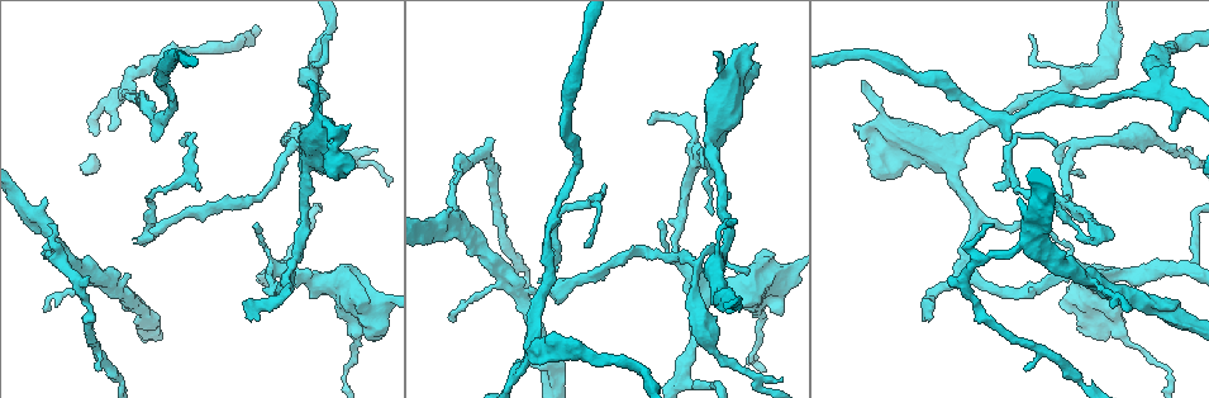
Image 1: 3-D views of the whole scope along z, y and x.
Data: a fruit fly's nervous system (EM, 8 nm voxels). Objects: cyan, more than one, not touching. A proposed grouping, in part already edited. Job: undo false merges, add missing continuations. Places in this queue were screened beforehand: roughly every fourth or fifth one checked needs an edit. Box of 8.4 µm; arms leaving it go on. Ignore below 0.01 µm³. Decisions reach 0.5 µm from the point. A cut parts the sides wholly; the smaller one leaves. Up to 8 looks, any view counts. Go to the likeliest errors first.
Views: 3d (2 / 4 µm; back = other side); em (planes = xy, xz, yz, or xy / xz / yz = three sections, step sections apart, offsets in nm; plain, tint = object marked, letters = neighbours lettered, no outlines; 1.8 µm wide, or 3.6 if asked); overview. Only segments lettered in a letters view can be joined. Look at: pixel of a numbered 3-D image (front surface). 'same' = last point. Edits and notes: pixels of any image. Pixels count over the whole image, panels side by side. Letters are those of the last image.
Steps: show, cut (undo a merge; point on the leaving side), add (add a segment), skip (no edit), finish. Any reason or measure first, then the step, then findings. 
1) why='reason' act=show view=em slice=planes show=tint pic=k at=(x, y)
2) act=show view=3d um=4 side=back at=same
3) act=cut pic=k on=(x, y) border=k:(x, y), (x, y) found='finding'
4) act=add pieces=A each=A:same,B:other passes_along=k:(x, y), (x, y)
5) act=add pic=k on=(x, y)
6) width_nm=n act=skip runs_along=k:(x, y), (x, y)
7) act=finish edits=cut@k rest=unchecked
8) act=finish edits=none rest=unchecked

why='free end' act=show view=em slice=planes show=letters pic=1 at=(655, 120)

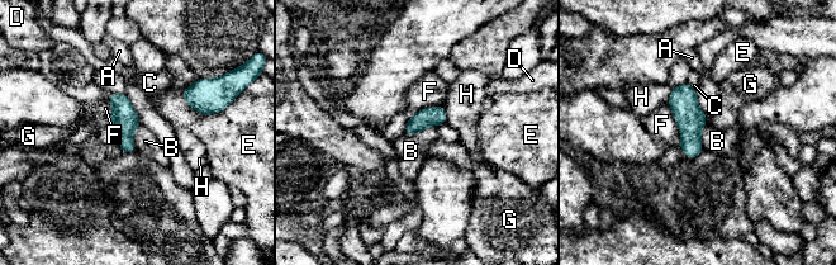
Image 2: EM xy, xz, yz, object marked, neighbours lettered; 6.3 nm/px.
width_nm=120 act=skip each=A:other,B:other,C:other,D:other,E:other,F:other,G:other,H:other border=2:(436, 124), (405, 136) found='no lettered segment goes on from it'

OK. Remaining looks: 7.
why='sudden change in width' act=show view=3d um=2 pic=1 at=(698, 265)

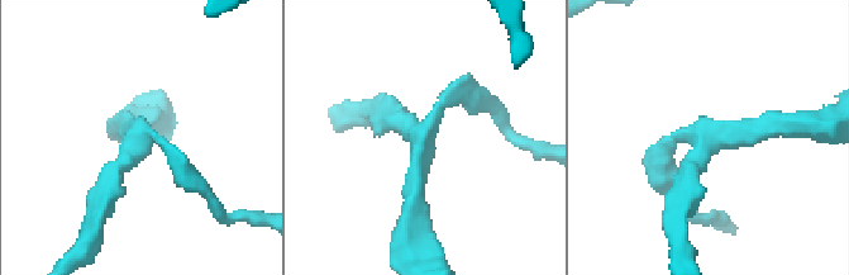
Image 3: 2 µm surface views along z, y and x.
arms=3 act=show view=em slice=planes show=letters pic=3 at=(419, 143)

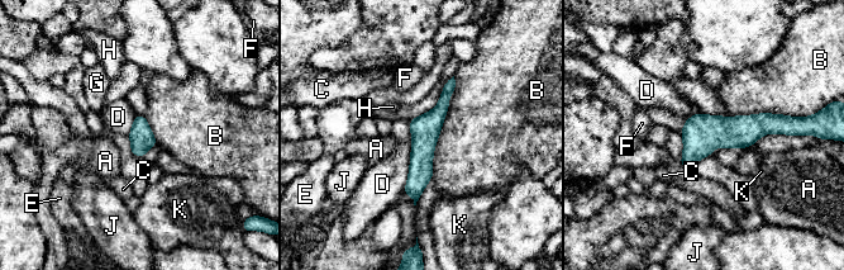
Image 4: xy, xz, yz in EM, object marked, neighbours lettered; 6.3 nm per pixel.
width_nm=150 longest_contact=B:650nm act=skip each=A:other,B:other,C:other,D:other,E:other,F:other,G:other,H:other,J:other,K:other found='continuous, no second cell'

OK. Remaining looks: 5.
why='four or more arms meet' act=show view=em um=3.6 slice=planes show=plain pic=1 at=(732, 79)

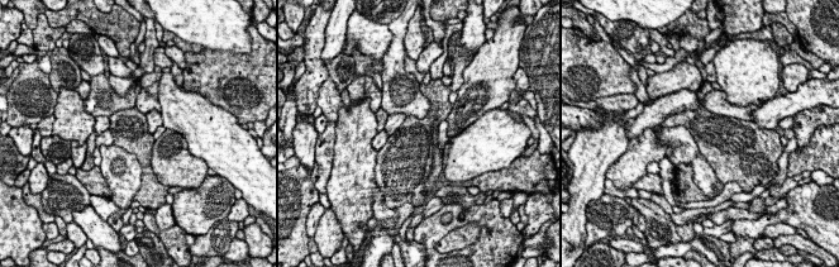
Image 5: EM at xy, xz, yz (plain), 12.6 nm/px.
act=show view=em um=3.6 slice=planes show=letters at=same

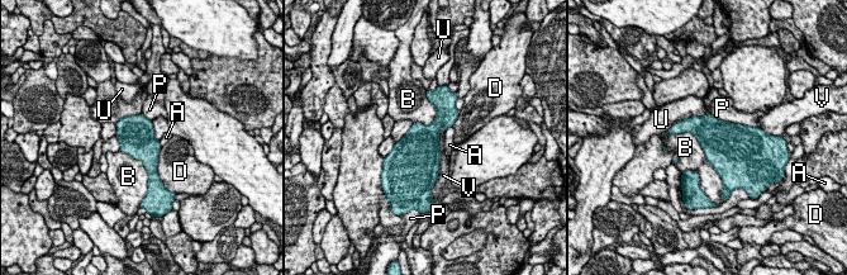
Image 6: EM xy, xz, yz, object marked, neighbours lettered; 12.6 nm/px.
width_nm=460 act=skip each=A:other,B:other,D:other,P:other,U:other,V:other border=6:(666, 134), (689, 132), (722, 180) found='one cell here'

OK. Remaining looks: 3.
act=finish edits=none rest=unchecked

